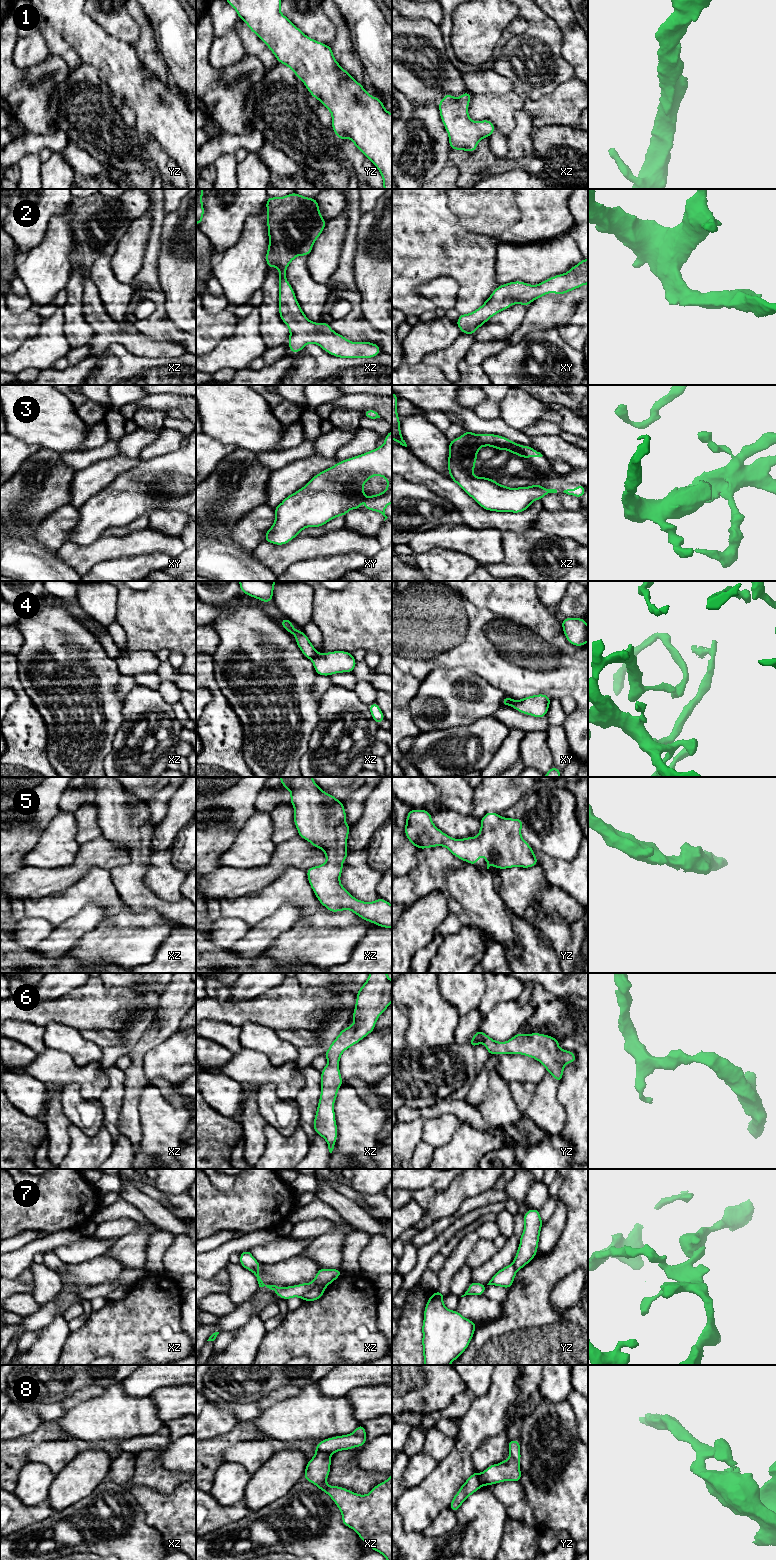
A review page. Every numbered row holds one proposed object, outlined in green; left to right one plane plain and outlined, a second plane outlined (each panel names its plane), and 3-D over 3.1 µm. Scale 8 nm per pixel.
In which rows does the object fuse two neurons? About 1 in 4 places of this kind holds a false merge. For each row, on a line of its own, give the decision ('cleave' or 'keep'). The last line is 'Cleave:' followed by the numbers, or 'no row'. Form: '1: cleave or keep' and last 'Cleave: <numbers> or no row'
1: keep
2: keep
3: keep
4: cleave
5: keep
6: keep
7: cleave
8: cleave
Cleave: 4, 7, 8

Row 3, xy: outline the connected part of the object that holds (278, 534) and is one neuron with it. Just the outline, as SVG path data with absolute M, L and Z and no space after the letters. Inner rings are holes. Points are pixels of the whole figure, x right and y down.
M392 430L385 436L382 446L364 454L339 461L334 466L316 474L306 486L287 496L280 505L274 508L276 518L271 528L265 533L265 541L275 545L285 545L306 527L321 527L337 516L345 516L351 509L362 509L360 507L361 500L365 496L368 498L364 509L380 512L385 517L385 521L388 518L385 515L385 508L392 503ZM374 475L387 479L387 489L380 494L368 496L363 491L363 485Z

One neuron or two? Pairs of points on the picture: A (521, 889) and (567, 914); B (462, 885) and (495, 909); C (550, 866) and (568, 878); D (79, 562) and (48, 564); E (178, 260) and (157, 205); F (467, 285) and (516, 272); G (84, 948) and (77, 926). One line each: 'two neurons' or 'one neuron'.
A: one neuron
B: one neuron
C: one neuron
D: two neurons
E: two neurons
F: two neurons
G: two neurons

